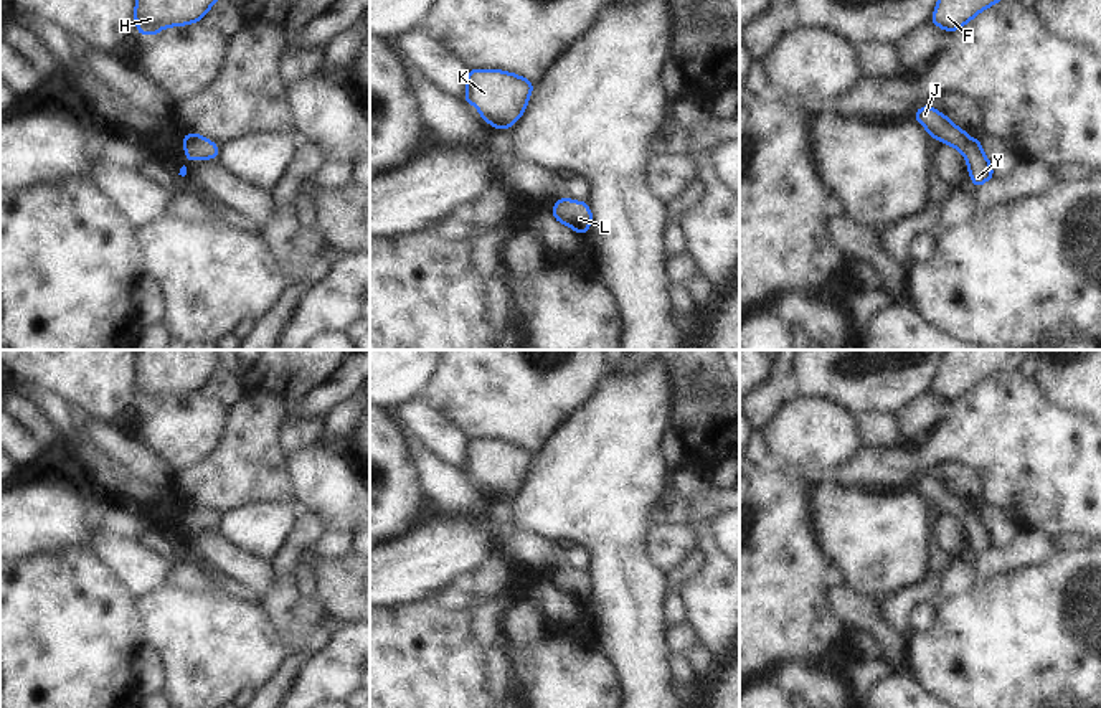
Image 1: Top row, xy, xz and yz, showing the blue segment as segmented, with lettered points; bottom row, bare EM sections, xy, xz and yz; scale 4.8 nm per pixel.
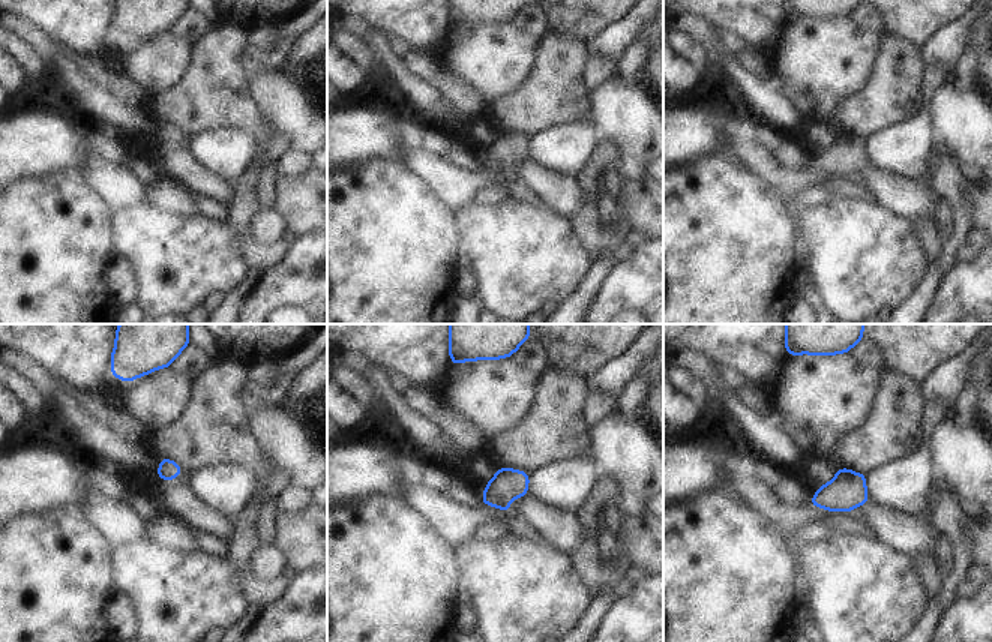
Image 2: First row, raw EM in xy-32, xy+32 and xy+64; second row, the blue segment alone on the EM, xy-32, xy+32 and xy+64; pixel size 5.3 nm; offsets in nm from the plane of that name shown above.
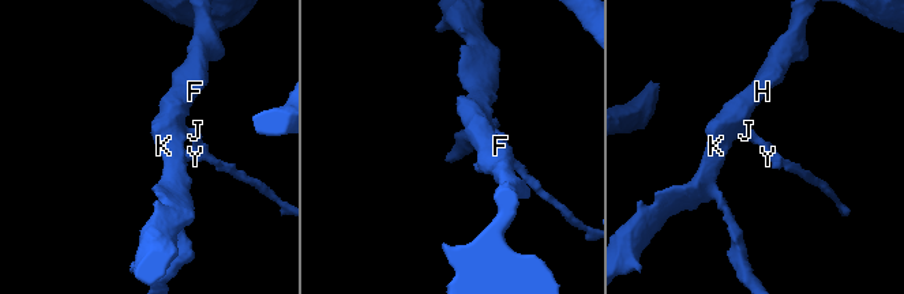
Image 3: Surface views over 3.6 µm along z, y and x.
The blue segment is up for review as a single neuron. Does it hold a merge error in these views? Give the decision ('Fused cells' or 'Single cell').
Single cell.

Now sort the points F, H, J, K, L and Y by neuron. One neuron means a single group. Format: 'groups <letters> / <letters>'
groups F H J K L Y

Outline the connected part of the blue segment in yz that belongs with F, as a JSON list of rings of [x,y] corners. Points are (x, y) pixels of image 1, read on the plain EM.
[[[947,350],[929,391],[956,401],[977,383],[1004,370],[1015,350]]]

